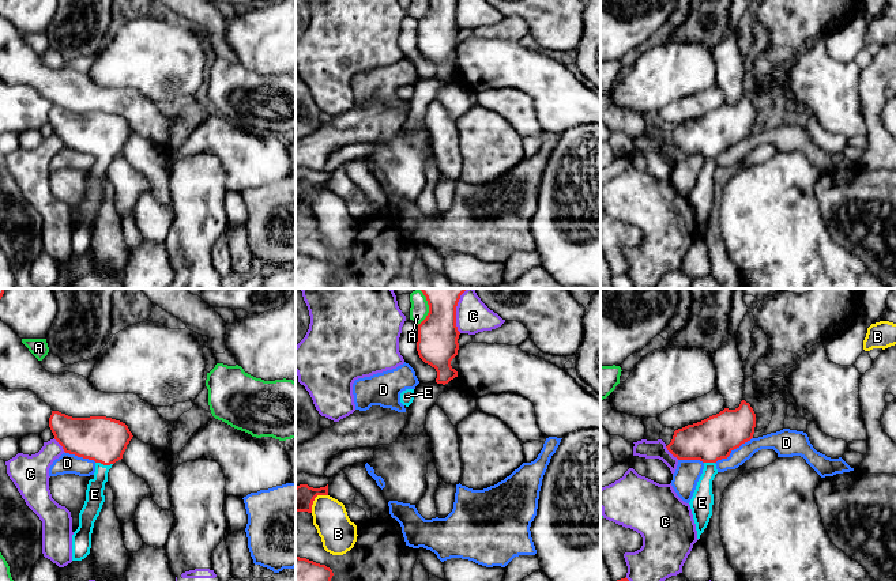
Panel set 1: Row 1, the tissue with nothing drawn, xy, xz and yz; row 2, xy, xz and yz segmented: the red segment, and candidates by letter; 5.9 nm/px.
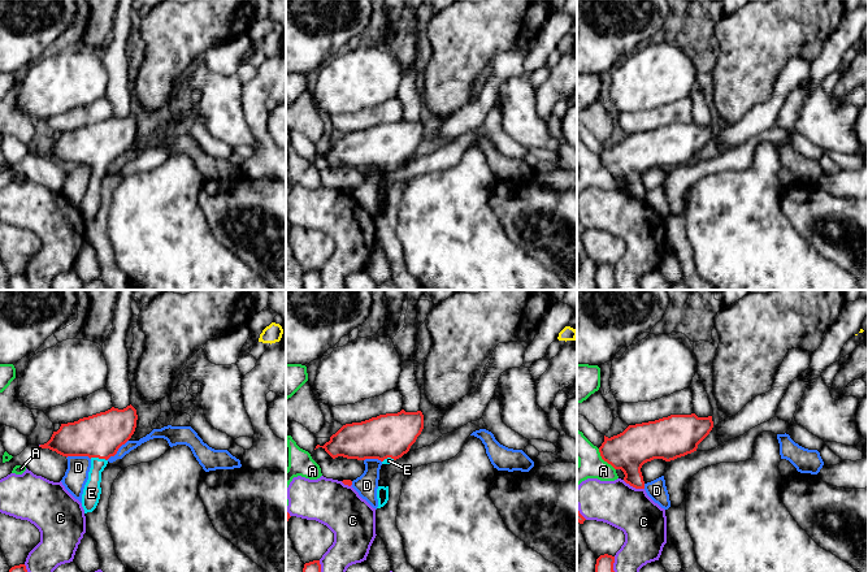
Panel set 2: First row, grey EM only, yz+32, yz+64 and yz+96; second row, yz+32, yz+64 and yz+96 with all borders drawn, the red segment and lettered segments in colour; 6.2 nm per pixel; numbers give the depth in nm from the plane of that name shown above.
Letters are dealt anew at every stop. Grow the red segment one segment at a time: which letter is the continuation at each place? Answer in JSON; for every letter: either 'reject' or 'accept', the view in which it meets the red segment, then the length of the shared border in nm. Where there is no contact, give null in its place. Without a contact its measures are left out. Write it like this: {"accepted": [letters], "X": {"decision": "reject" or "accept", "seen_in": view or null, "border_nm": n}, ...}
{"accepted": ["E"], "A": {"decision": "reject", "seen_in": "xz", "border_nm": 140}, "B": {"decision": "reject", "seen_in": "xz", "border_nm": 150}, "C": {"decision": "reject", "seen_in": "xz", "border_nm": 170}, "D": {"decision": "reject", "seen_in": "yz", "border_nm": 280}, "E": {"decision": "accept", "seen_in": "xy", "border_nm": 110}}

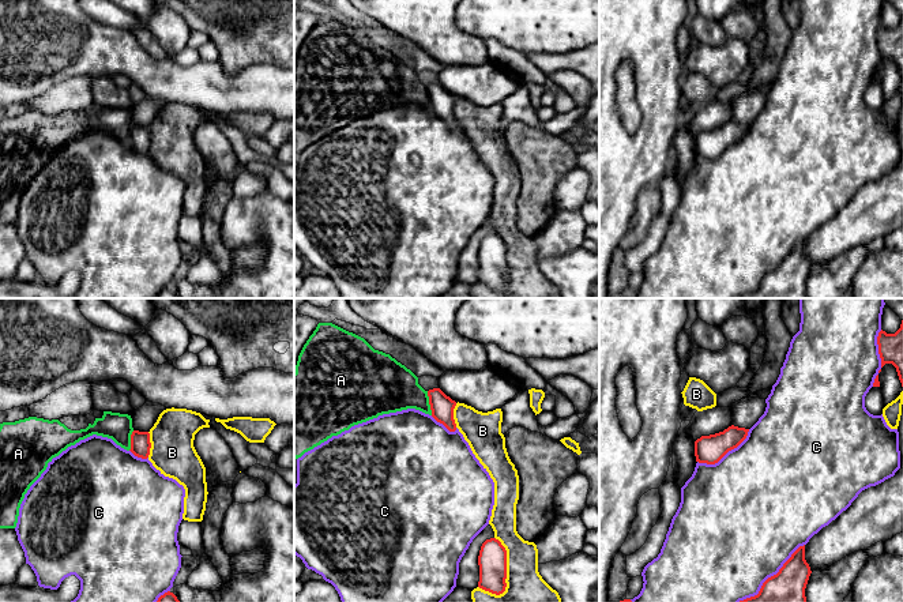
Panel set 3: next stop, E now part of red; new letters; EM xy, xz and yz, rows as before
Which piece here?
{"accepted": [], "A": {"decision": "reject", "seen_in": "xz", "border_nm": 150}, "B": {"decision": "reject", "seen_in": "xz", "border_nm": 360}, "C": {"decision": "reject", "seen_in": "yz", "border_nm": 550}}

